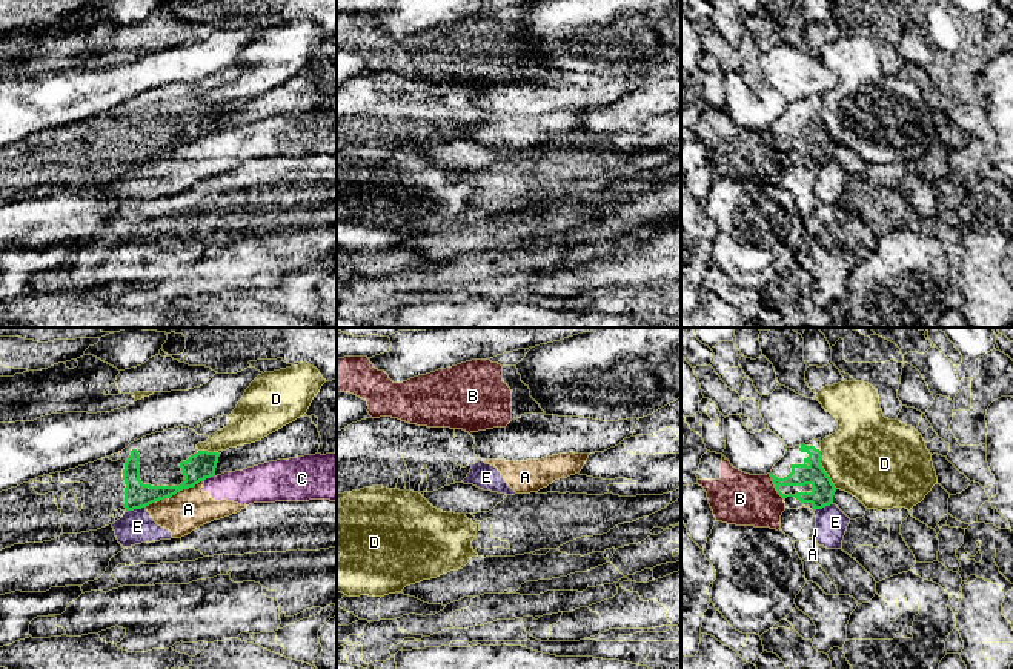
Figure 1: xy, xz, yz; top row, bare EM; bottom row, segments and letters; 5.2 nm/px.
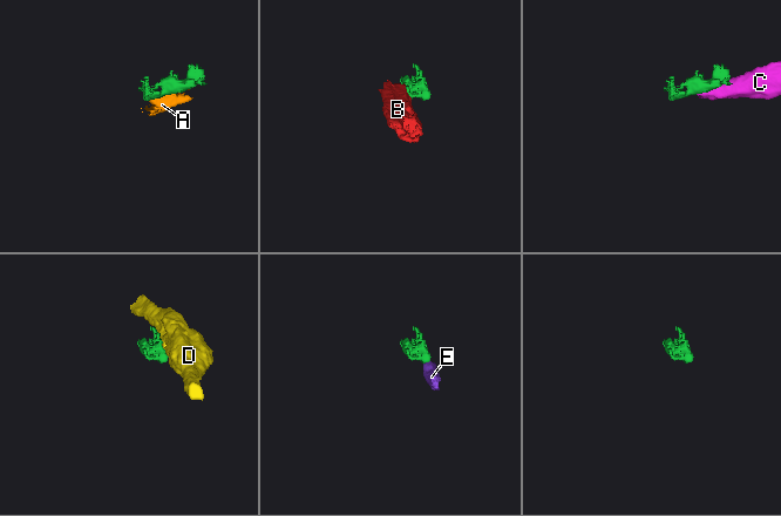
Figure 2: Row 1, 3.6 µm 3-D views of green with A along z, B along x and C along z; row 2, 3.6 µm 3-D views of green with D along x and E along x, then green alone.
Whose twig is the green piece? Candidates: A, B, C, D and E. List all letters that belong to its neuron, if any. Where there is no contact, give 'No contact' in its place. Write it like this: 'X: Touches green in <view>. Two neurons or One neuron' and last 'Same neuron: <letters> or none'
A: Touches green in xy. Two neurons
B: Touches green in yz. Two neurons
C: Touches green in xy. Two neurons
D: Touches green in yz. Two neurons
E: Touches green in xy. Two neurons
Same neuron: none

